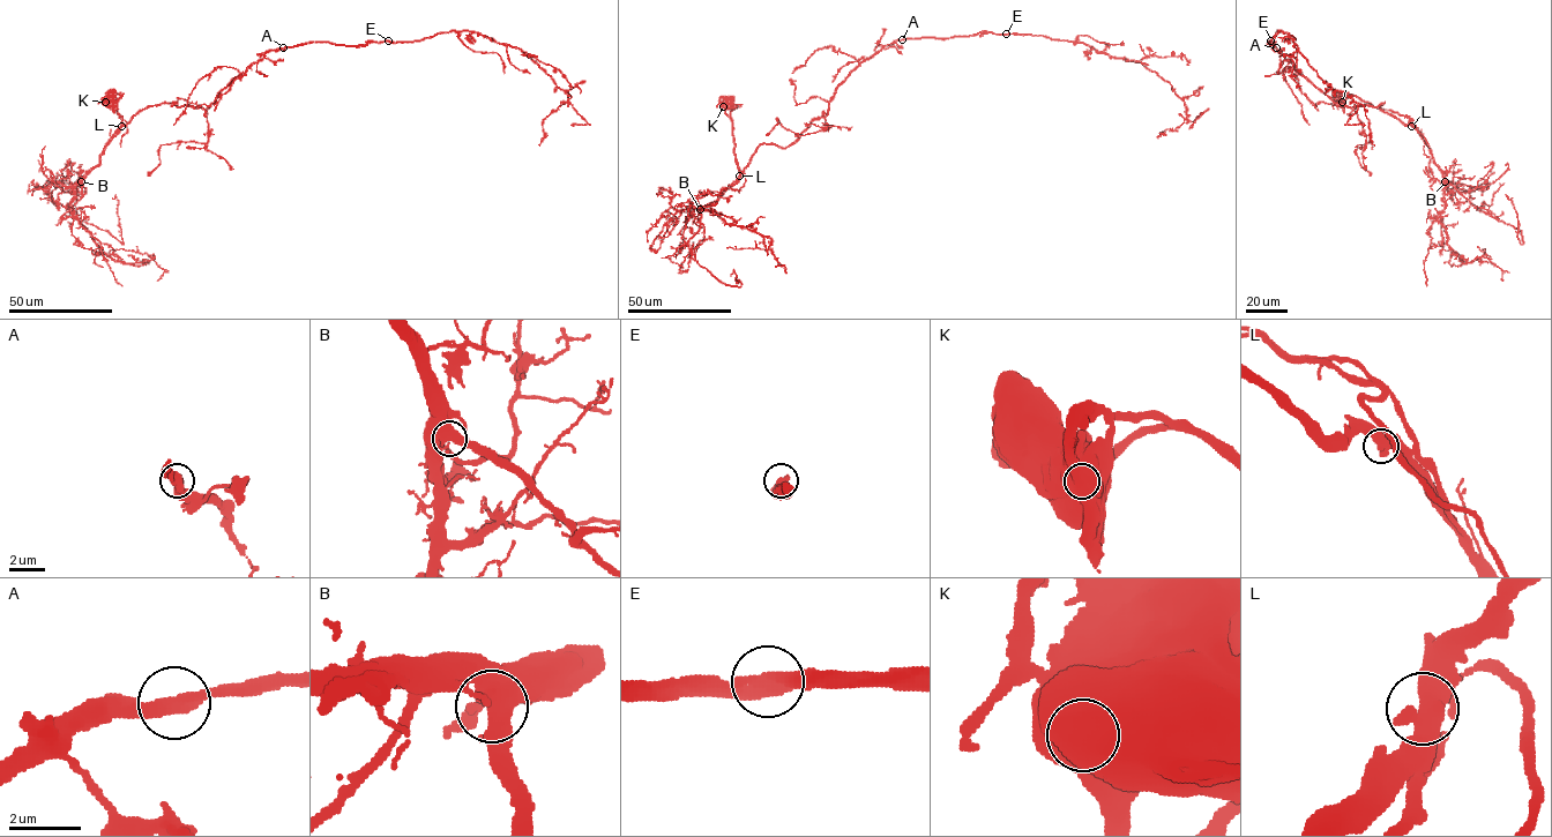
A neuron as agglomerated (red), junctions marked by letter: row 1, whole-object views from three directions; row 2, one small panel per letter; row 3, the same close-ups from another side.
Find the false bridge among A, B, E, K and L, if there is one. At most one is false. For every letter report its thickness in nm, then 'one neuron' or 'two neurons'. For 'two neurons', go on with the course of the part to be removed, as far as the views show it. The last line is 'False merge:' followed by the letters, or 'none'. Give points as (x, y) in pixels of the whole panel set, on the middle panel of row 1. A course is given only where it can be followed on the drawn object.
A: calibre 440 nm; one neuron
B: calibre 600 nm; one neuron
E: calibre 440 nm; one neuron
K: calibre 900 nm; two neurons; course (723, 106), (732, 110), (735, 152), (740, 173), (745, 174), (739, 193)
L: calibre 550 nm; one neuron
False merge: K

